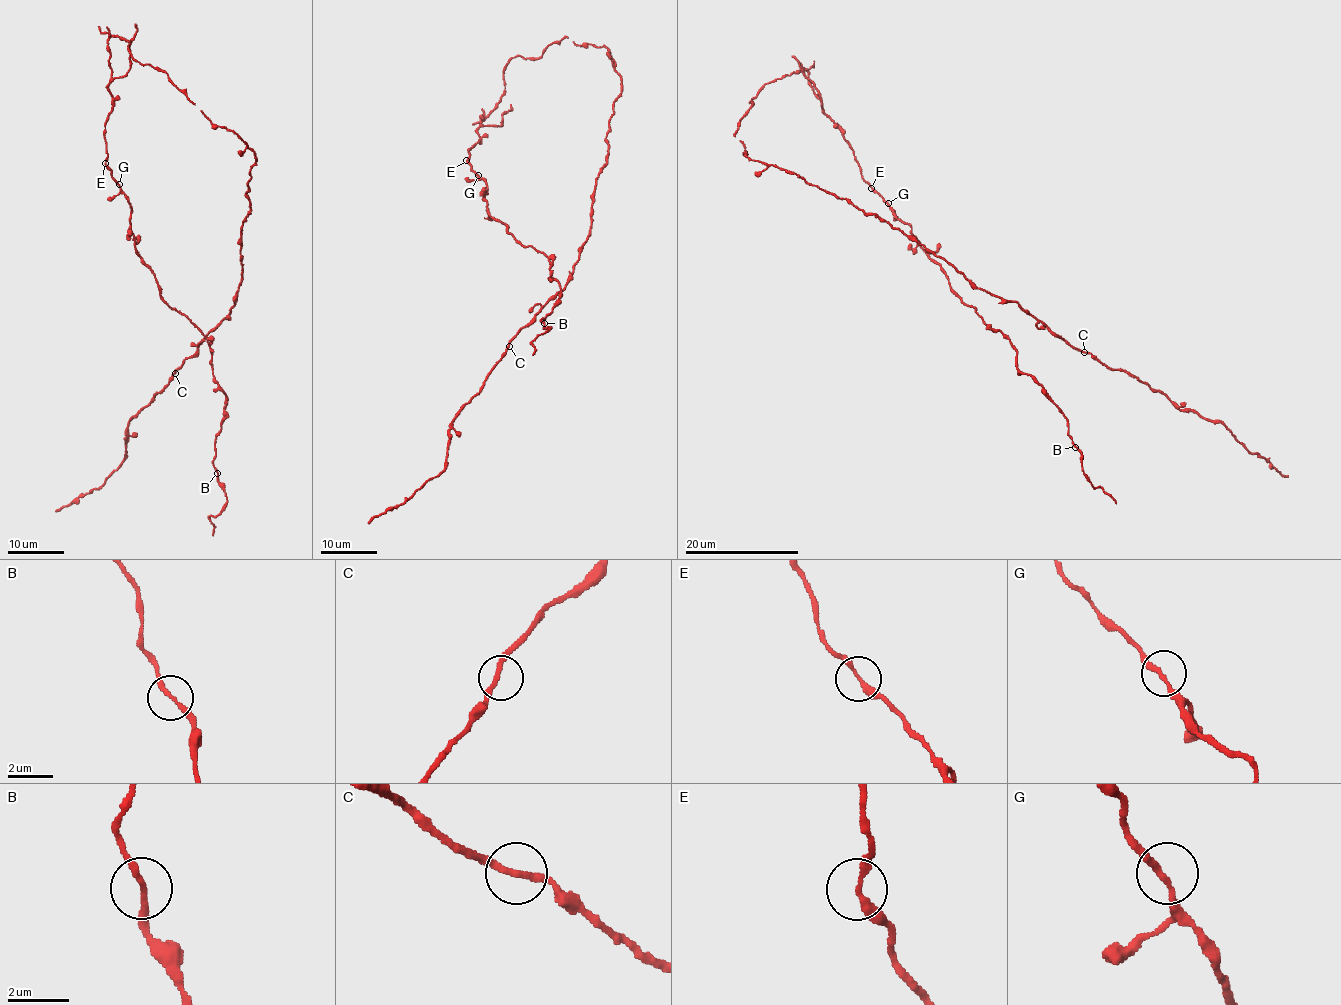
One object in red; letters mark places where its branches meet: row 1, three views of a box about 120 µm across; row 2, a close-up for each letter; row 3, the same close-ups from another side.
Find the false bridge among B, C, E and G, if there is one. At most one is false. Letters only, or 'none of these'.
none of these

